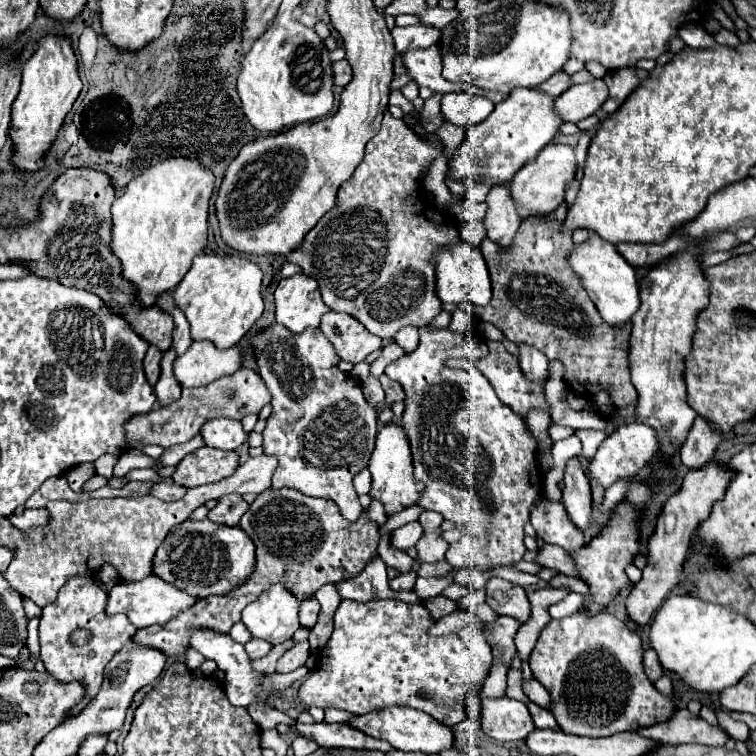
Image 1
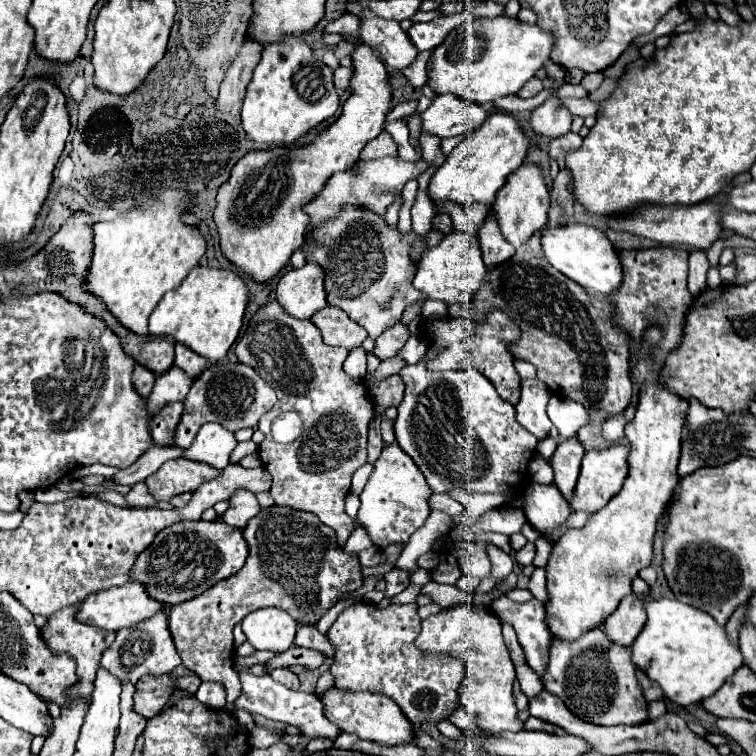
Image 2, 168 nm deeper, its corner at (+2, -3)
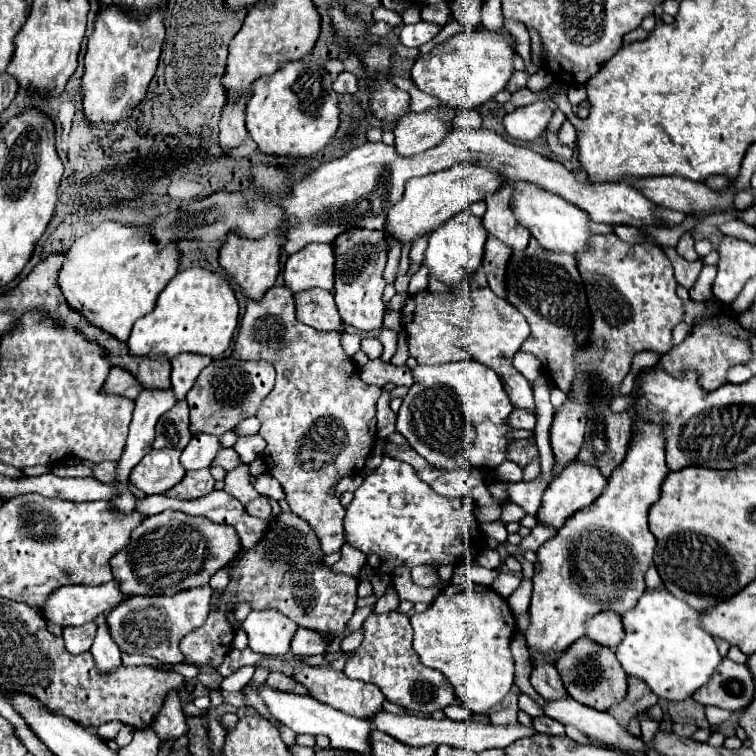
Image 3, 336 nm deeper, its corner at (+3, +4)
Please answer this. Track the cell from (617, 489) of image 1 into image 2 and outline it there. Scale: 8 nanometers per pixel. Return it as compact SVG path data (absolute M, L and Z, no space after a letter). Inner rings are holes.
M572 512L562 528L564 528L564 530L568 530L568 528L582 528L582 526L586 524L588 518L590 518L590 514L584 514L584 512Z

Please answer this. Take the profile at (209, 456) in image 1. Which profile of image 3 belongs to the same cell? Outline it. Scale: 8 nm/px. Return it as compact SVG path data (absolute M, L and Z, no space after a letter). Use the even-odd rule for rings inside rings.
M153 449L149 451L139 465L133 467L129 481L141 489L145 495L167 493L183 477L185 469L179 463L181 451L177 449Z

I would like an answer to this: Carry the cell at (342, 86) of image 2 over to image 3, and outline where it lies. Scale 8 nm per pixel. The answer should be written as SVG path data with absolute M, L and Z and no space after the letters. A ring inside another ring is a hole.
M343 71L343 73L339 73L337 77L335 77L335 81L333 81L333 89L337 91L337 93L357 93L357 77L355 75L351 75L351 73L347 73L347 71Z

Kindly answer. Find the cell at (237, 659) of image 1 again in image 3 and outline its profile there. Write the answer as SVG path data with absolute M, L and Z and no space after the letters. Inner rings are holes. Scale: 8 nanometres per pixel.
M261 685L257 689L259 697L263 699L263 703L267 705L269 713L273 715L273 719L277 719L279 723L291 727L295 733L309 733L309 735L325 735L331 739L331 747L333 749L351 749L357 753L367 753L369 751L369 733L373 731L373 725L369 721L361 721L353 715L341 713L337 709L331 709L319 701L287 701L289 697L311 697L311 695L297 695L297 693L287 693L287 691L279 691L279 689L271 689L269 685Z

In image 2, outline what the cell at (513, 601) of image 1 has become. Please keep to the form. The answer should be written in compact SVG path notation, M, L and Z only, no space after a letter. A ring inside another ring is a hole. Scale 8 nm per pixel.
M500 596L492 602L492 610L504 624L514 626L528 666L542 676L548 664L552 640L552 634L544 622L544 604L536 598L518 604L506 596Z

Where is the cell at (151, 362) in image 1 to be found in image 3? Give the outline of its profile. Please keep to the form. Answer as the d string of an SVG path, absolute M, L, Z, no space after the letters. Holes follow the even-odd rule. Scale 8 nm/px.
M113 367L109 377L107 377L105 391L115 393L115 395L123 395L123 397L129 397L129 399L135 399L143 391L143 387L133 377L133 373L129 373L125 369L119 369L119 367Z

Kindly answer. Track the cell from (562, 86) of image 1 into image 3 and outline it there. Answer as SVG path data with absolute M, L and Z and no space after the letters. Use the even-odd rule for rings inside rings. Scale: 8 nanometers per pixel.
M515 71L515 73L513 73L513 77L509 79L509 85L507 85L507 91L515 93L515 91L519 91L519 89L527 87L527 79L529 79L529 75L527 75L525 71Z

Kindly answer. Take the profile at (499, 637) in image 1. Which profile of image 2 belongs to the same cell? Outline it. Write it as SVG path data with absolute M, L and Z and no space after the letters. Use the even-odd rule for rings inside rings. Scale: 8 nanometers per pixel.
M472 600L454 608L444 608L442 612L422 620L422 630L416 636L414 644L426 654L448 654L460 658L466 664L466 676L460 684L458 694L462 706L472 712L474 722L480 730L488 734L498 734L504 730L518 732L518 710L512 698L516 672L502 638L502 624L490 612L492 608L476 606Z

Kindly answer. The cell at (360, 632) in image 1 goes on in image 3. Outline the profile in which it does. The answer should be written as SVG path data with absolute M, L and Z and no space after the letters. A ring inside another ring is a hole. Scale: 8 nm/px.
M395 611L375 613L363 621L363 643L349 653L343 673L349 679L361 679L367 683L375 683L387 701L397 703L413 713L431 715L433 711L445 709L455 701L453 687L445 679L441 671L423 669L419 655L413 651L413 629L409 623L409 615Z

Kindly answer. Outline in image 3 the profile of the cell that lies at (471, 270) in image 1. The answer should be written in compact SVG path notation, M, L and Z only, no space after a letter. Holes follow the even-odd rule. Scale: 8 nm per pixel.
M469 209L451 217L445 225L441 225L429 235L429 245L423 257L423 265L429 269L429 277L435 277L447 287L463 285L463 281L481 267L485 239L487 239L487 231L481 219L475 217Z

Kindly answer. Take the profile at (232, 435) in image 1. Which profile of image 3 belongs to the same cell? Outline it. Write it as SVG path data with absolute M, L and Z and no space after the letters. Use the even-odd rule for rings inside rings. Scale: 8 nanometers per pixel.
M195 433L189 445L181 453L181 465L185 469L203 469L211 467L217 451L221 449L219 437L209 433Z

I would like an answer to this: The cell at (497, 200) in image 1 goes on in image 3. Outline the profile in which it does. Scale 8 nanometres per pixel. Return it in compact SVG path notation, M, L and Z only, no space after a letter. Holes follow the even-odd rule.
M489 235L487 243L485 243L485 257L483 257L483 271L487 275L489 287L493 289L493 293L497 293L499 297L505 297L505 283L503 283L503 275L505 275L505 265L507 259L511 257L511 247L503 245L497 237Z

